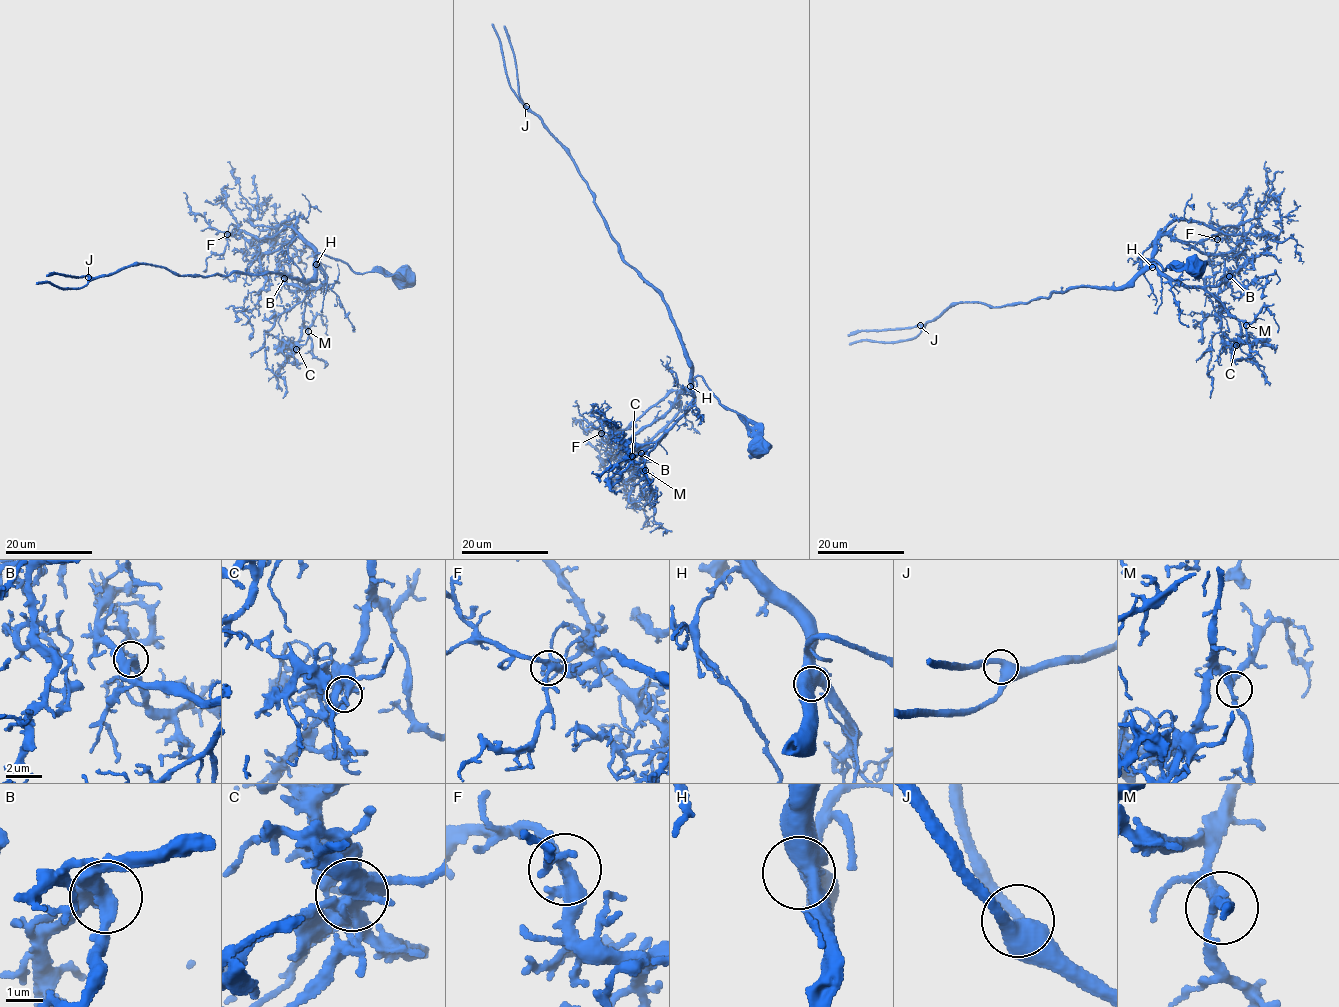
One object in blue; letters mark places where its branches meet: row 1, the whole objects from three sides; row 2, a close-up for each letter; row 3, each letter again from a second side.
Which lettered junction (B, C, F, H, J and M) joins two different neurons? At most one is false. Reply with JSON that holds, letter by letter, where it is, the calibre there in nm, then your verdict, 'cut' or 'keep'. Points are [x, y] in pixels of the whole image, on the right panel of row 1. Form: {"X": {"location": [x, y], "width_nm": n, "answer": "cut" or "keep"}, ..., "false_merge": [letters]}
{"B": {"location": [1229, 276], "width_nm": 320, "answer": "keep"}, "C": {"location": [1236, 345], "width_nm": 360, "answer": "cut"}, "F": {"location": [1217, 239], "width_nm": 320, "answer": "keep"}, "H": {"location": [1152, 267], "width_nm": 650, "answer": "keep"}, "J": {"location": [920, 325], "width_nm": 400, "answer": "keep"}, "M": {"location": [1246, 325], "width_nm": 280, "answer": "keep"}, "false_merge": ["C"]}

